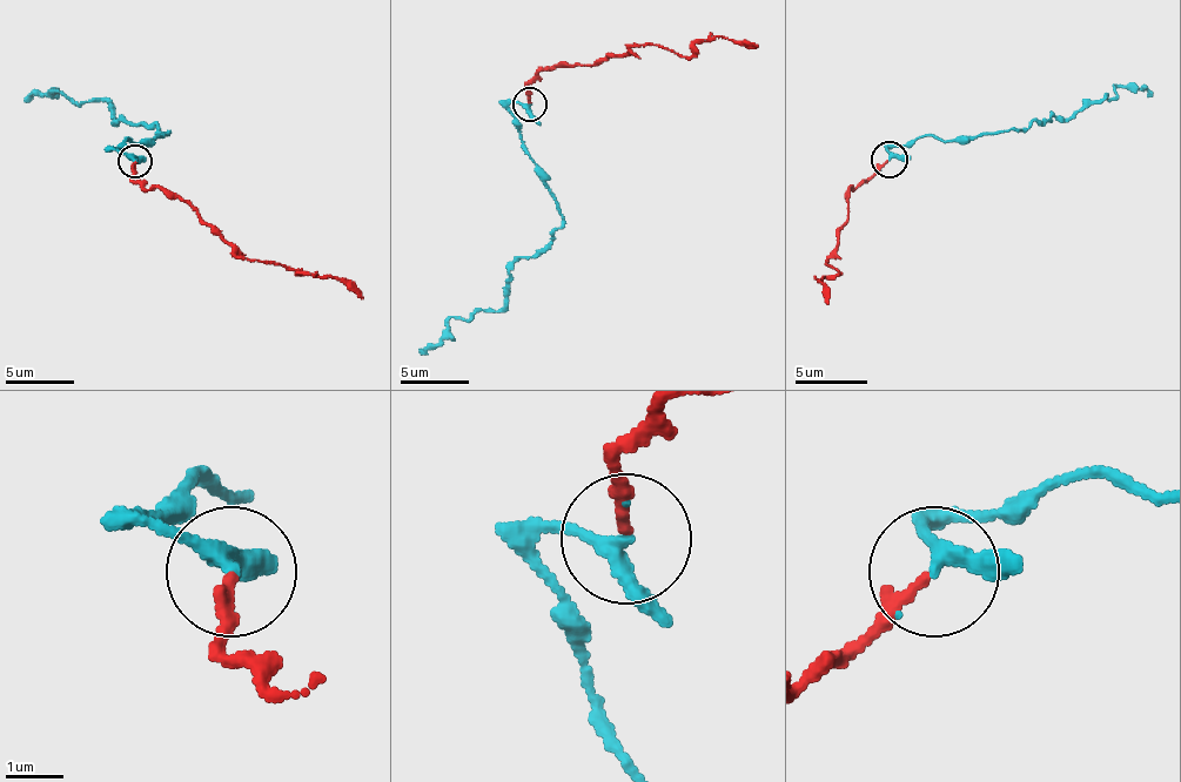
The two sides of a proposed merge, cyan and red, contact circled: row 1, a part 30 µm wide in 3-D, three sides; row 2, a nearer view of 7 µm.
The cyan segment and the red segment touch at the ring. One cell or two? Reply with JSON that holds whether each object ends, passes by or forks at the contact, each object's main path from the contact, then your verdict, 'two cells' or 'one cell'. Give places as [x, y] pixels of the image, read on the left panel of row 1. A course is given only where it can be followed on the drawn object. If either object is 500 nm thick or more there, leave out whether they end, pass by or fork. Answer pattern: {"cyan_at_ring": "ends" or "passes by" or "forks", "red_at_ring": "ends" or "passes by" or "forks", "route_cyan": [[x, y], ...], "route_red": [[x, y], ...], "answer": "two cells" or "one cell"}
{"cyan_at_ring": "passes by", "red_at_ring": "ends", "route_cyan": [[134, 160], [113, 150], [127, 140], [145, 143], [168, 133], [113, 122], [107, 102], [55, 92], [25, 102]], "route_red": [[134, 160], [134, 177], [147, 190], [165, 187], [178, 194], [240, 255], [310, 276], [331, 276], [362, 300]], "answer": "one cell"}

